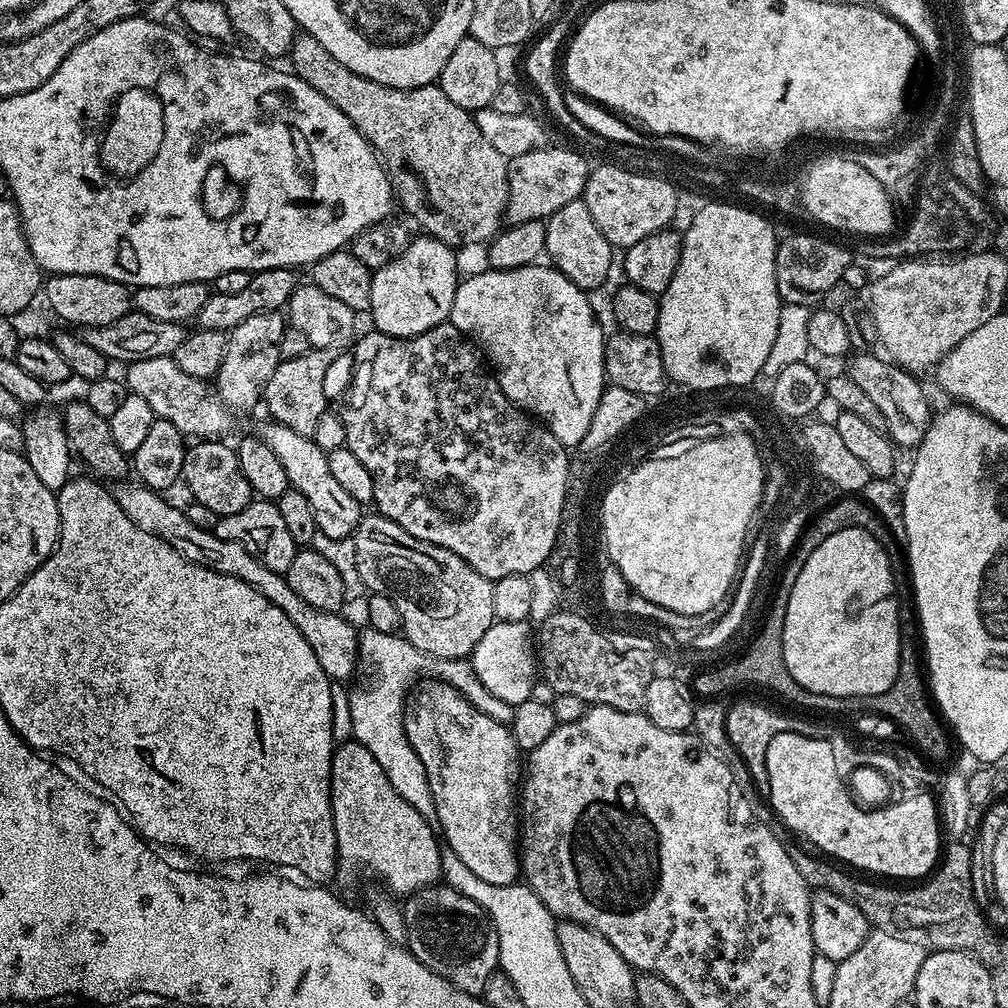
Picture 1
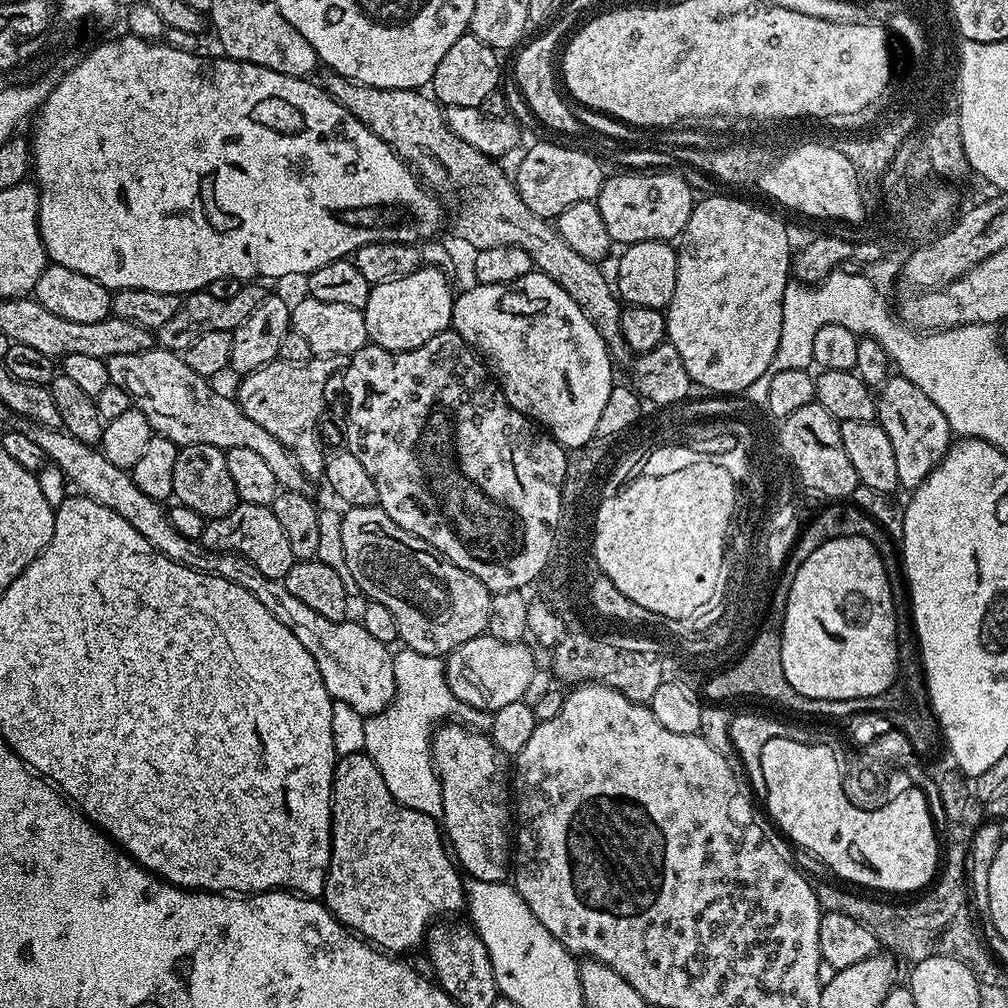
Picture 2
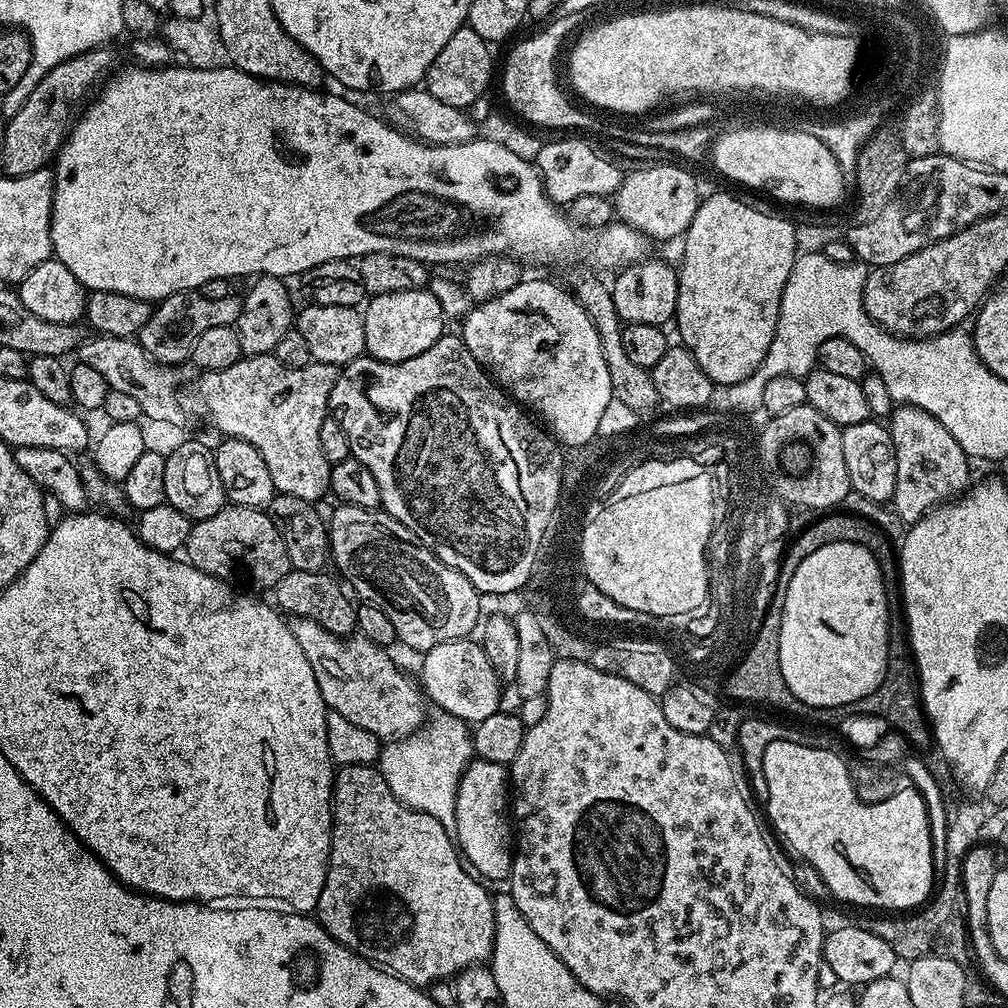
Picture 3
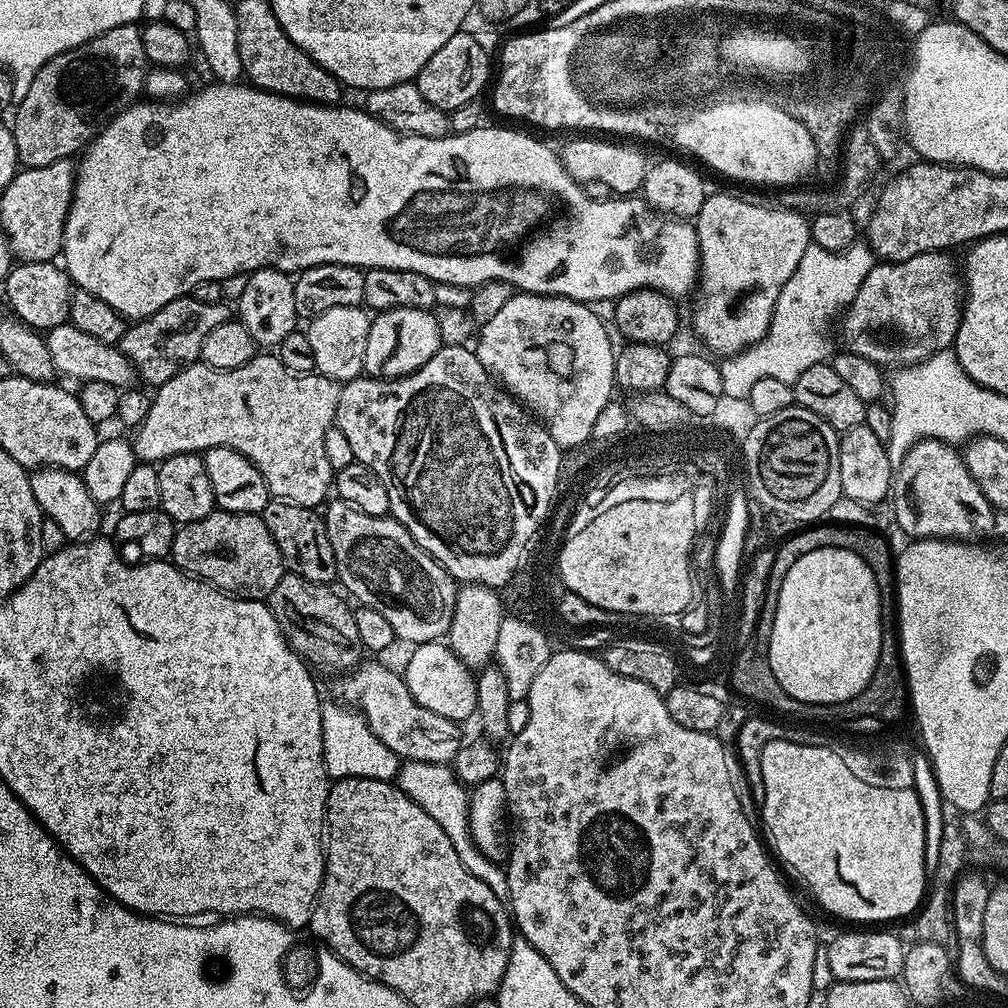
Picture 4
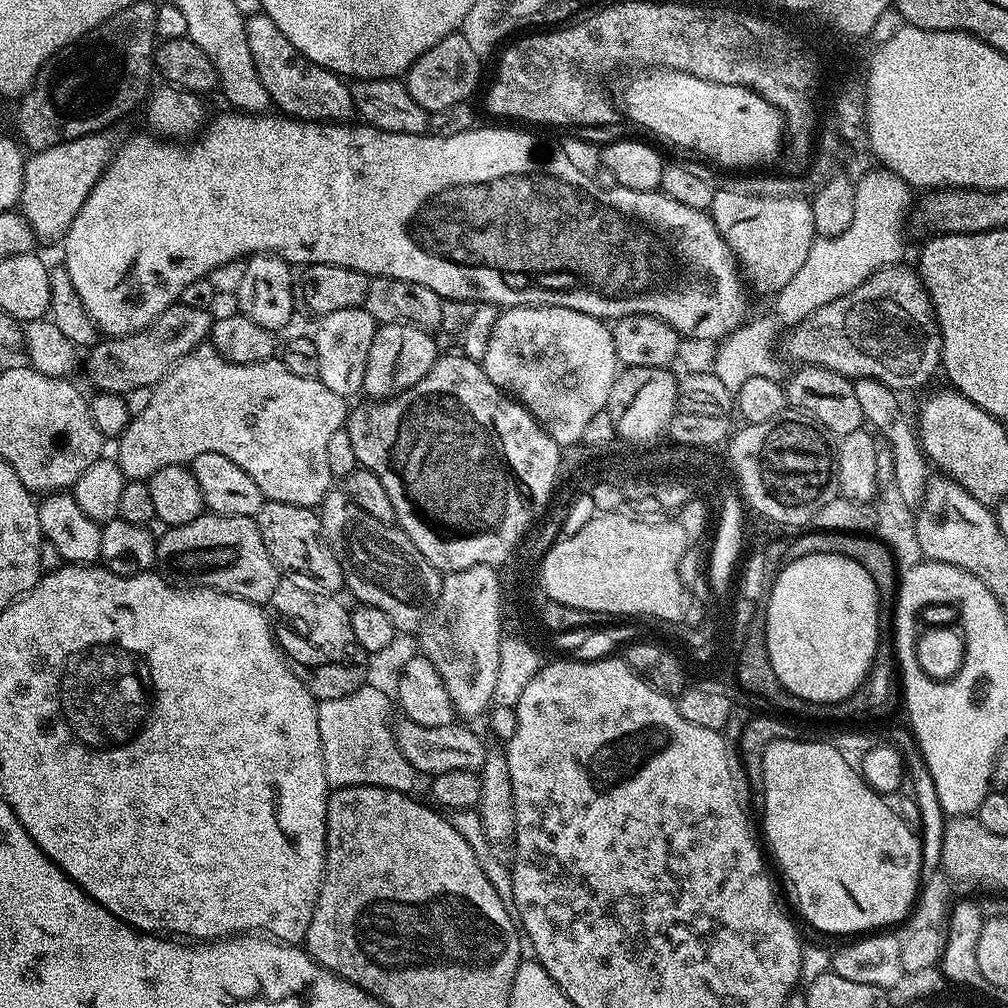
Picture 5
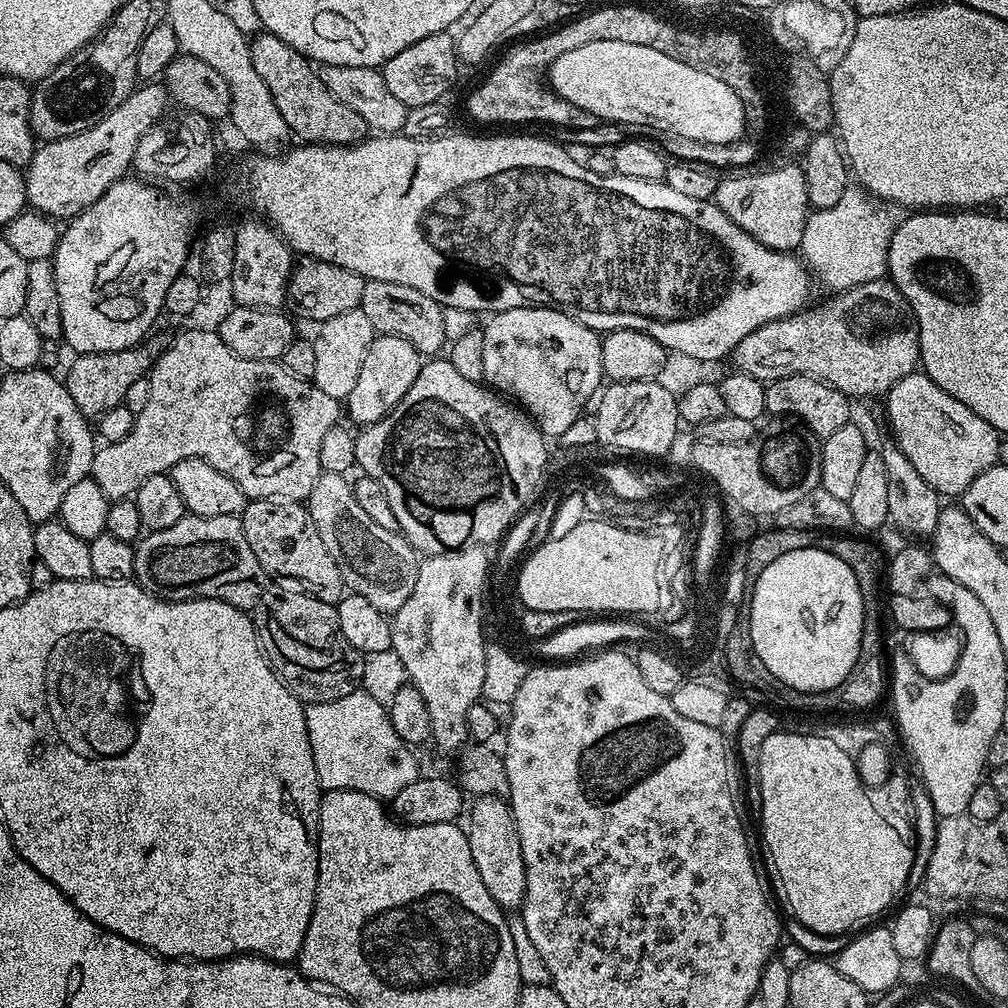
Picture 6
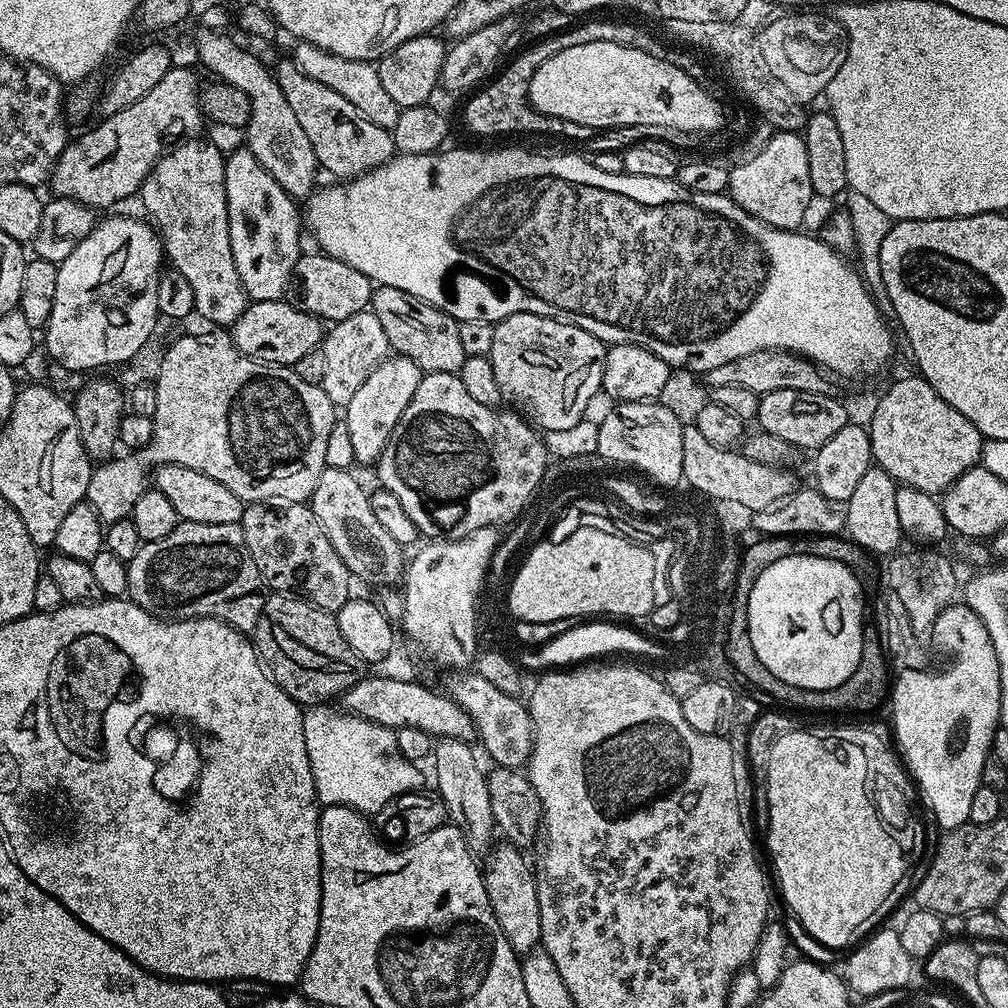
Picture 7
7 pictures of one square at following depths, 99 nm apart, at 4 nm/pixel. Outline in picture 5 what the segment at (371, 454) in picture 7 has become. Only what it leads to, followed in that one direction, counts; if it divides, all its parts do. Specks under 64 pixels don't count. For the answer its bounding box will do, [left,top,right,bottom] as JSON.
[363,324,438,398]

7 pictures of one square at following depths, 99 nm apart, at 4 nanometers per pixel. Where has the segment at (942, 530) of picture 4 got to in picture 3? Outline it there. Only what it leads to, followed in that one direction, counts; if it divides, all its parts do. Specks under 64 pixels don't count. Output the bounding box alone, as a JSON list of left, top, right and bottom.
[890,407,970,526]

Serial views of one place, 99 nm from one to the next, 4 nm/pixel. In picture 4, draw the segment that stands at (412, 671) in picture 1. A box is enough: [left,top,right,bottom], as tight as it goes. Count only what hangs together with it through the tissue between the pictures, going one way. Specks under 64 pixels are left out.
[394,760,510,901]

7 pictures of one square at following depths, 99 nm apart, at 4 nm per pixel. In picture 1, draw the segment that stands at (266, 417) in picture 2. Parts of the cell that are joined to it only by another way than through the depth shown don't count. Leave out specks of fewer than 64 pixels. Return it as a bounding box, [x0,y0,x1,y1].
[262,348,338,436]

